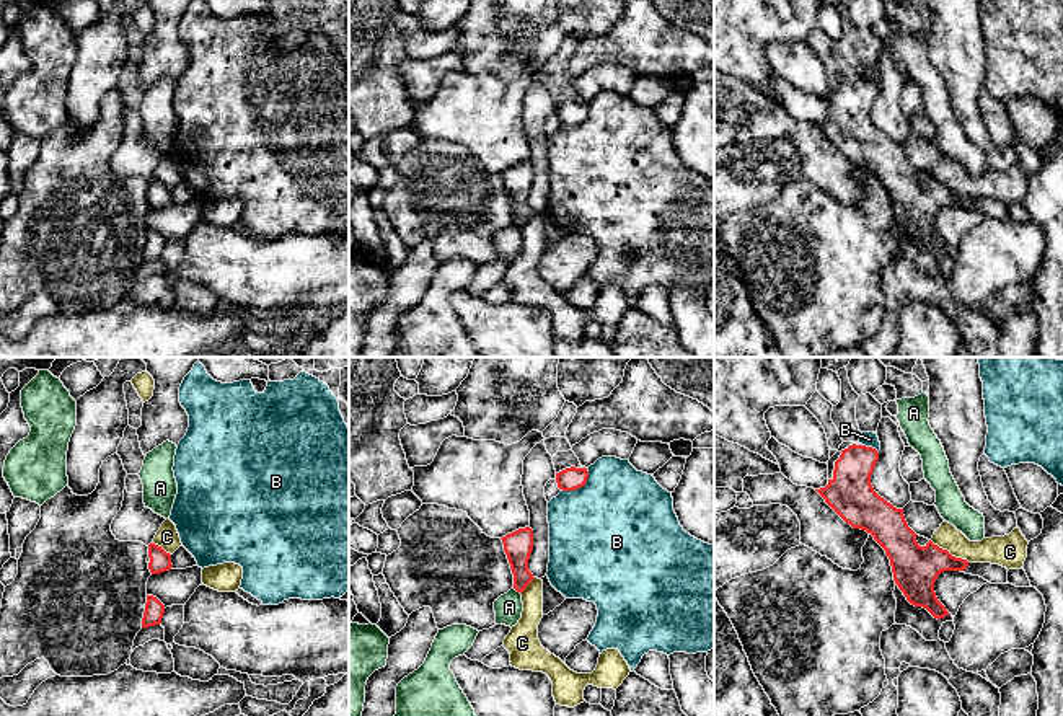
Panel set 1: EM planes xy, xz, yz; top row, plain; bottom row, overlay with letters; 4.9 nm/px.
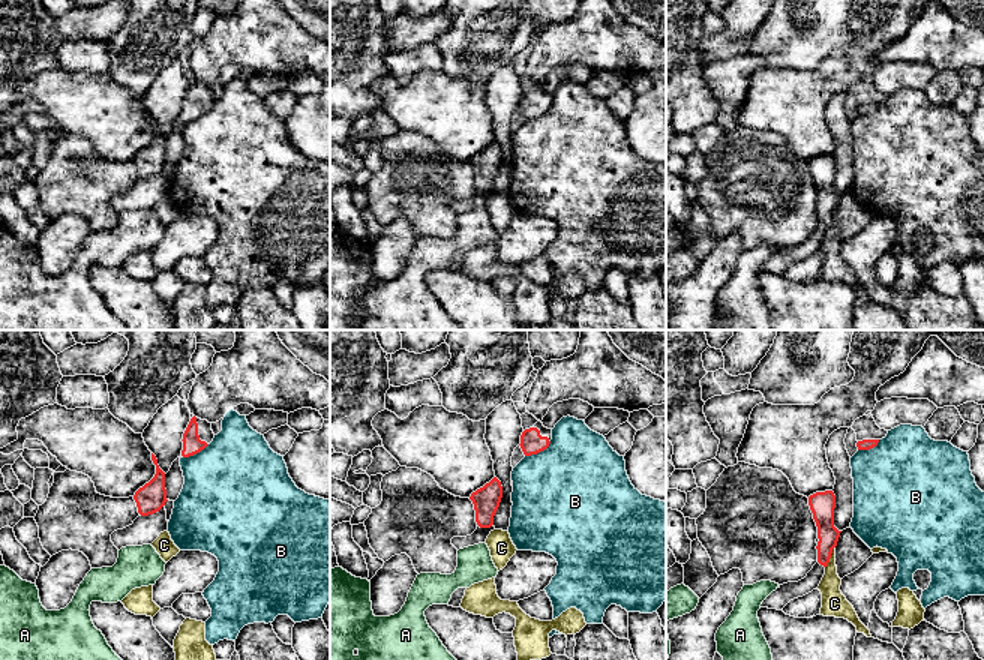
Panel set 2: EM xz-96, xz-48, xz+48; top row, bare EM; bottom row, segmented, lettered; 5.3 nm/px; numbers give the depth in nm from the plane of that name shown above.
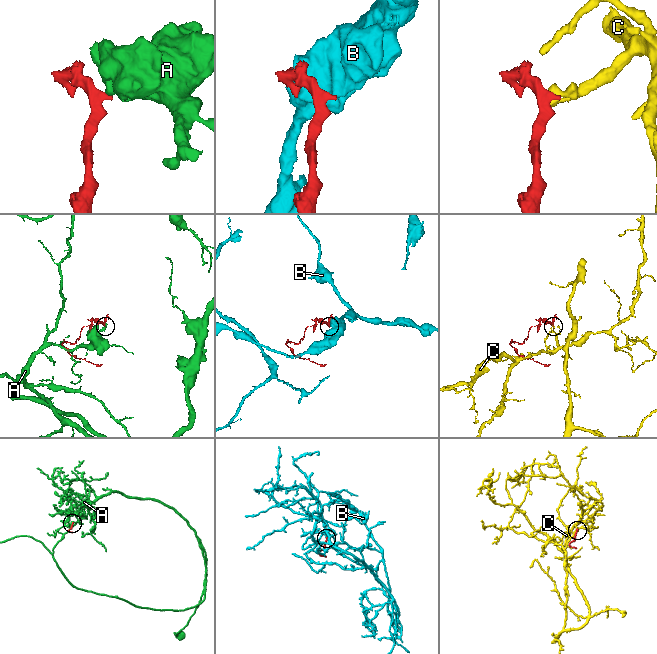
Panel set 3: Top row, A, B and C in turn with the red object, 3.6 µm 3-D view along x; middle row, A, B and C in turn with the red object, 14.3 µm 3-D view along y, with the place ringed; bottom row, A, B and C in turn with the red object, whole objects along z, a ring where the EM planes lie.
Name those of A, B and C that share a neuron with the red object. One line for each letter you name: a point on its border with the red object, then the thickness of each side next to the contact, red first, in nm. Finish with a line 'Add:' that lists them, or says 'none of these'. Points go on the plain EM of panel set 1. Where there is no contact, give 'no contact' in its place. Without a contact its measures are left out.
Add: none of these

